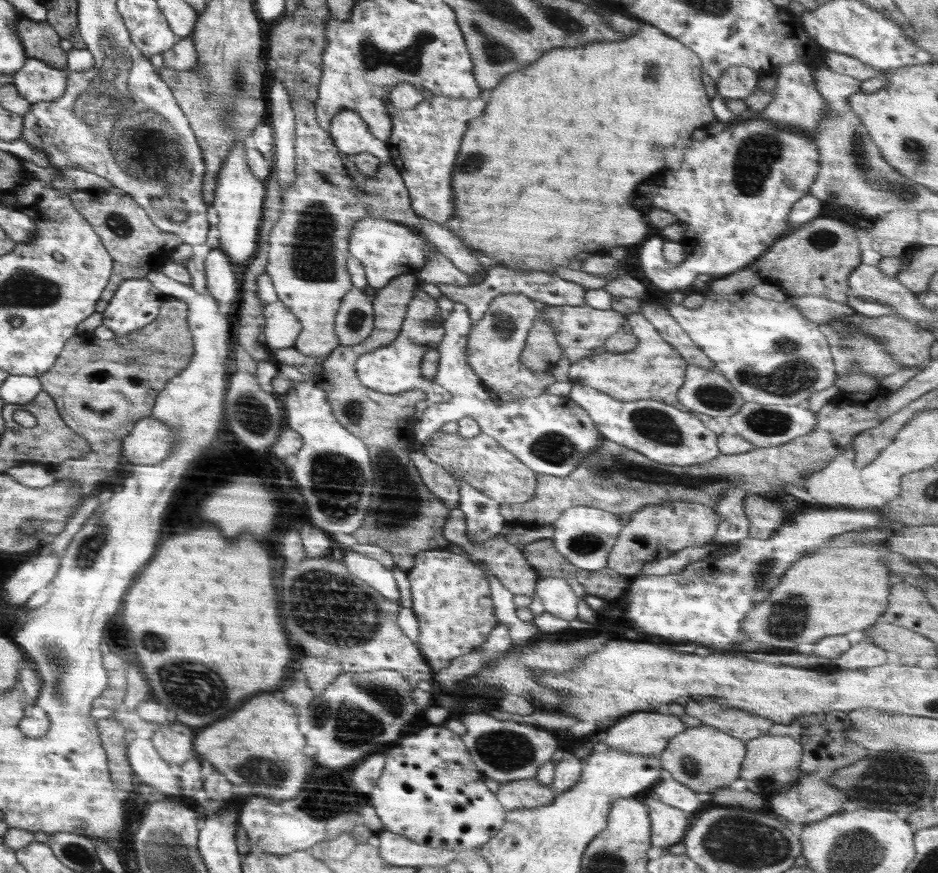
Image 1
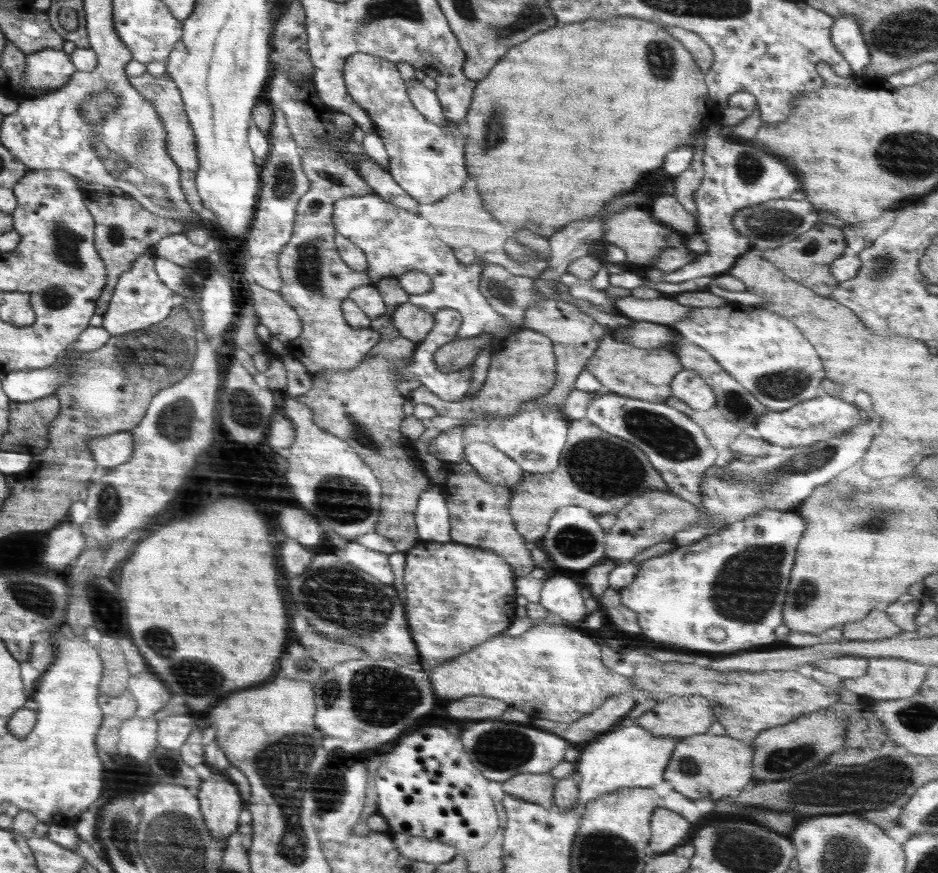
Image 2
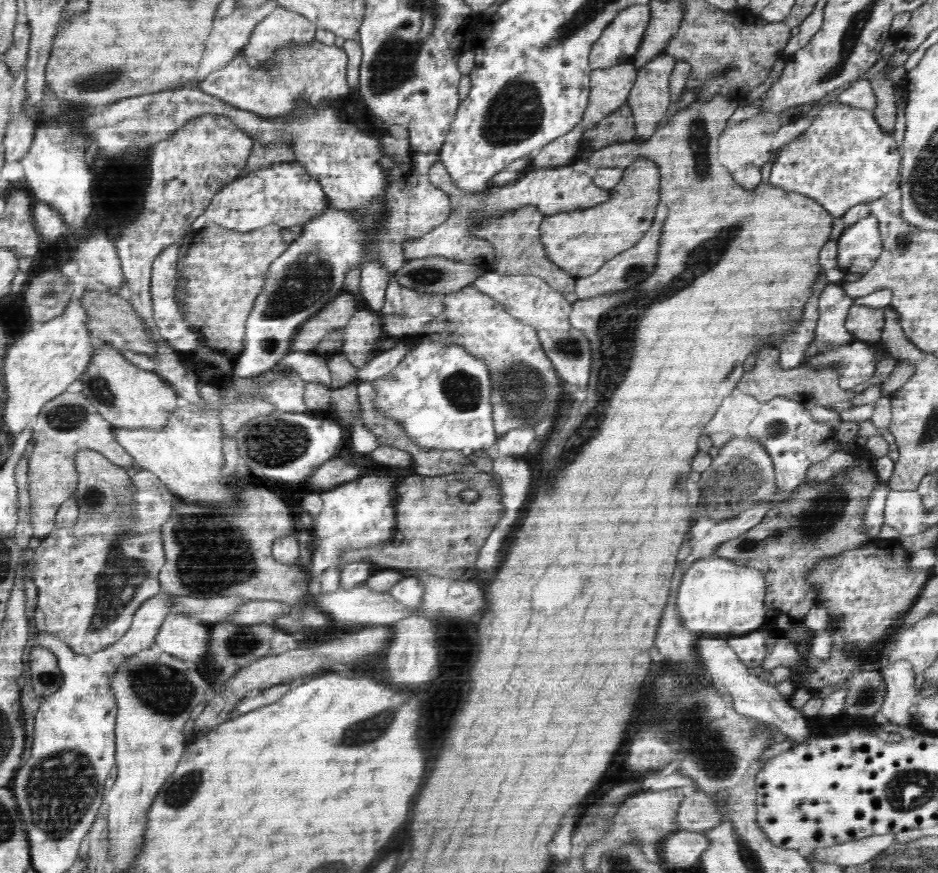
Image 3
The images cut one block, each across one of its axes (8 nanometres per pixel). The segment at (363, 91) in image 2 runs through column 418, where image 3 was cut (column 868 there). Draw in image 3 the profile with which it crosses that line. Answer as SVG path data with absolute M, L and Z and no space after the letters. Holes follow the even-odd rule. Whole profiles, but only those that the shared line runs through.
M834 101L826 103L820 112L812 119L810 126L798 135L794 140L787 142L783 147L779 148L778 158L775 160L771 169L769 182L772 185L782 188L786 192L796 192L804 196L812 198L814 201L820 203L824 208L835 218L844 216L852 206L856 204L862 204L862 202L874 202L877 199L883 198L888 192L899 188L899 176L900 176L900 165L901 165L902 153L900 147L897 148L896 141L892 134L886 134L874 118L873 112L862 110L861 108L850 106L849 104L836 103Z

